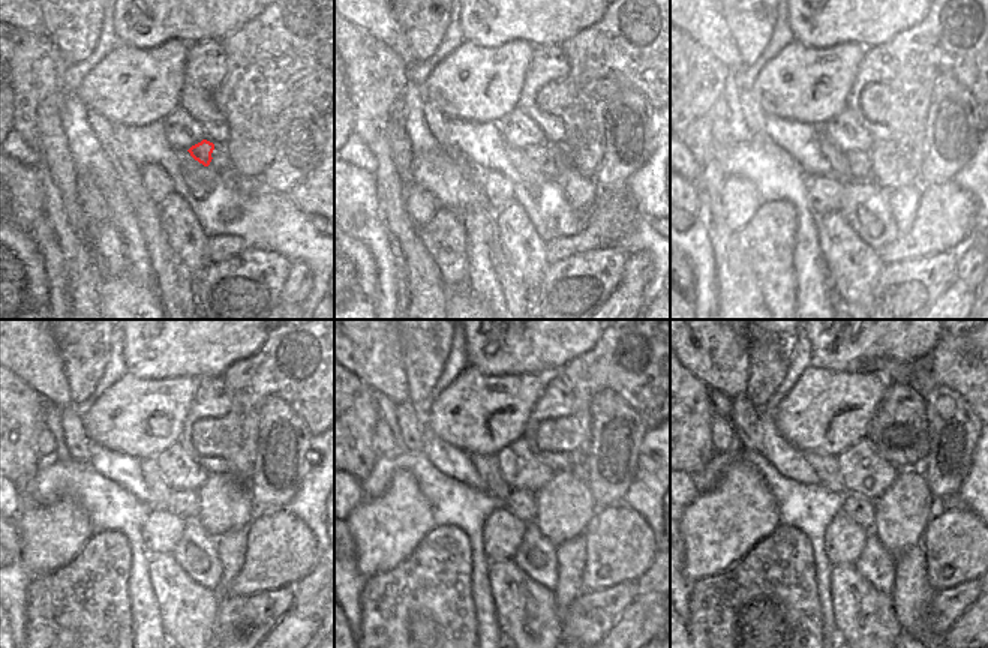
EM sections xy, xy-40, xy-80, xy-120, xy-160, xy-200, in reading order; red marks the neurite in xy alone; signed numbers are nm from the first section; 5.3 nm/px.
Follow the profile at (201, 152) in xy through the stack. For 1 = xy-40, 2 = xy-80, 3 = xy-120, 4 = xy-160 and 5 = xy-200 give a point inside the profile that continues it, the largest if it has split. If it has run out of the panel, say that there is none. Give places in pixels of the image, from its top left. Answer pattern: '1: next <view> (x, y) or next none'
1: next xy-40 (537, 153)
2: next xy-80 (858, 162)
3: next xy-120 (183, 503)
4: next xy-160 (522, 504)
5: next xy-200 (861, 510)

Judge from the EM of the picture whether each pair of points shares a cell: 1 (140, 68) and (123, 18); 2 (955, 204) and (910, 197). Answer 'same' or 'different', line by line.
1: different
2: different

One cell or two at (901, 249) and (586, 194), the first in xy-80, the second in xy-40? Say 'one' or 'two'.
two

